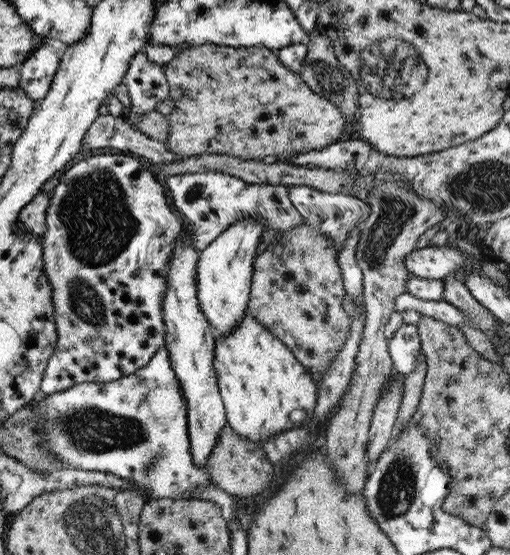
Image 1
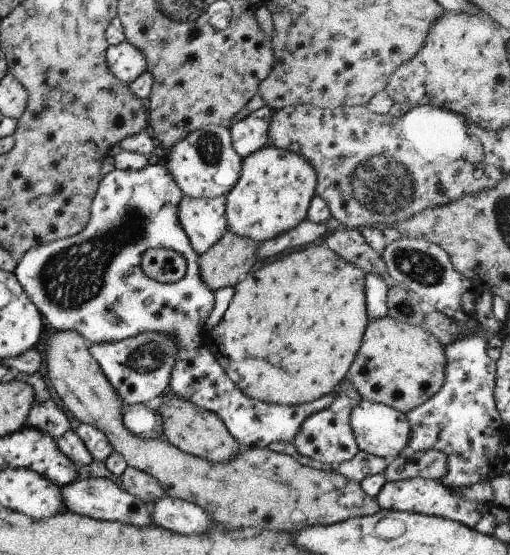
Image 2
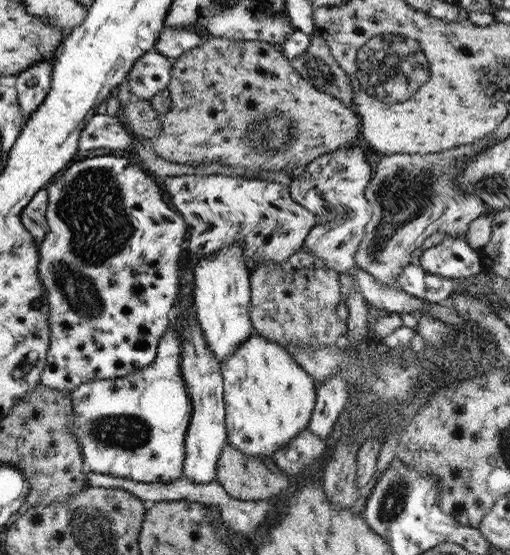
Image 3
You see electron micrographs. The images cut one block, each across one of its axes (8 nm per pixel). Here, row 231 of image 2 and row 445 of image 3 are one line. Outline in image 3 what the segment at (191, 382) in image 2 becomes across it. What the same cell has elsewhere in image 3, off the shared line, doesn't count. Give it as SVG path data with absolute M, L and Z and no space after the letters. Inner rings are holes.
M171 319L159 339L154 359L147 366L125 376L90 380L71 390L73 435L81 448L84 465L97 474L123 478L140 483L165 483L181 477L185 432L191 417L185 381L179 371L181 360L181 321Z

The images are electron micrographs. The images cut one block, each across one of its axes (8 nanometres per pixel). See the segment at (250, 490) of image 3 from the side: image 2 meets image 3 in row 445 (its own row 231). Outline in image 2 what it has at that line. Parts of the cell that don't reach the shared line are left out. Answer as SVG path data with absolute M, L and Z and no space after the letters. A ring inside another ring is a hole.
M226 229L221 238L198 255L199 276L211 292L233 287L255 264L259 244Z

